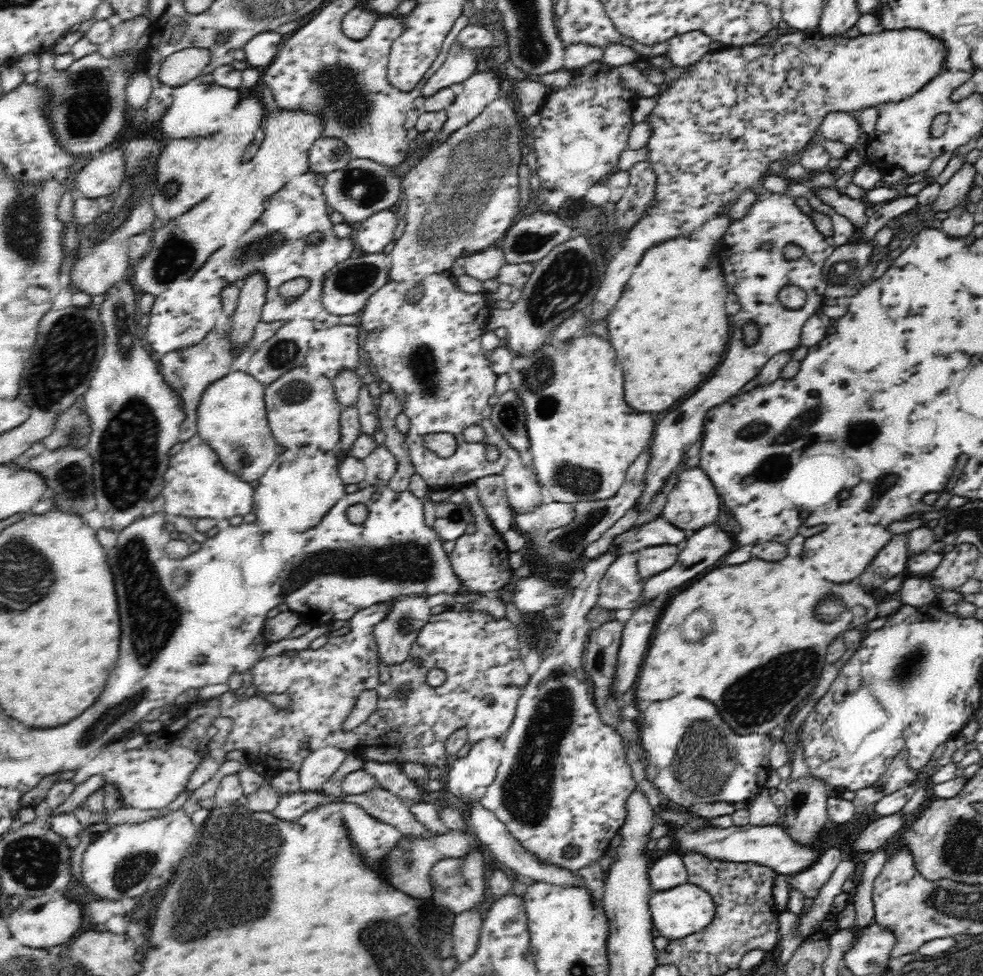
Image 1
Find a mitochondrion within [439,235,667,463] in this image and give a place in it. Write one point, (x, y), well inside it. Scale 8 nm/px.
(567, 281)

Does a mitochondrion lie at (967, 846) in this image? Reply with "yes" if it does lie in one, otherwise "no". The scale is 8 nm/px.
yes

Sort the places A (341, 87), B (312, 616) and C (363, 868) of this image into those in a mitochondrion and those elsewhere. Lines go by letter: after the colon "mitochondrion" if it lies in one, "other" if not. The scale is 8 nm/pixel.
A: mitochondrion
B: other
C: other

